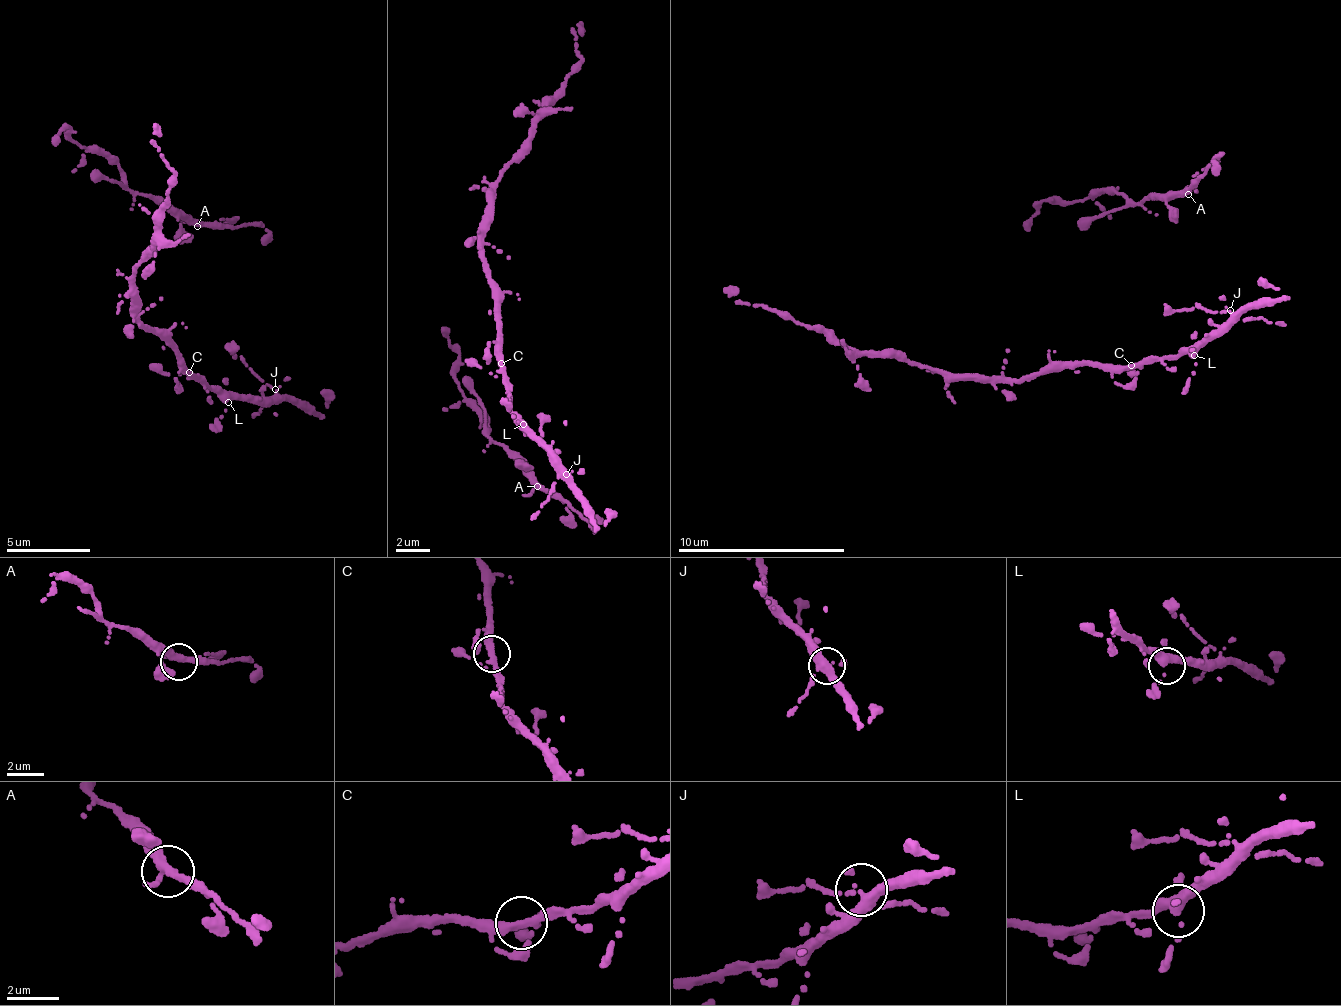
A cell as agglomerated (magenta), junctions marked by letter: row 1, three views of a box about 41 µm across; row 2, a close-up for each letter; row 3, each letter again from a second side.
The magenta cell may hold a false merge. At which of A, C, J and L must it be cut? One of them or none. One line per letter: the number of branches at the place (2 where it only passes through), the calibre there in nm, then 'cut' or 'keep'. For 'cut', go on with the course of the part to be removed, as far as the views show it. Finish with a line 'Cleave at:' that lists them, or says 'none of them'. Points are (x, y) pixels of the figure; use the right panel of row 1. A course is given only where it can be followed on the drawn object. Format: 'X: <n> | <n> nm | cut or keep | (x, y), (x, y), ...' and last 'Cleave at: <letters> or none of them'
A: 3 | 280 nm | keep
C: 3 | 280 nm | keep
J: 4 | 280 nm | keep
L: 3 | 300 nm | keep
Cleave at: none of them

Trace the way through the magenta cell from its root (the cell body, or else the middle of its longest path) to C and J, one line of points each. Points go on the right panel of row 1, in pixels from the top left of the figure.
C: (1183, 348), (1176, 354), (1145, 358), (1141, 364), (1130, 367)
J: (1183, 348), (1221, 331), (1230, 310)

